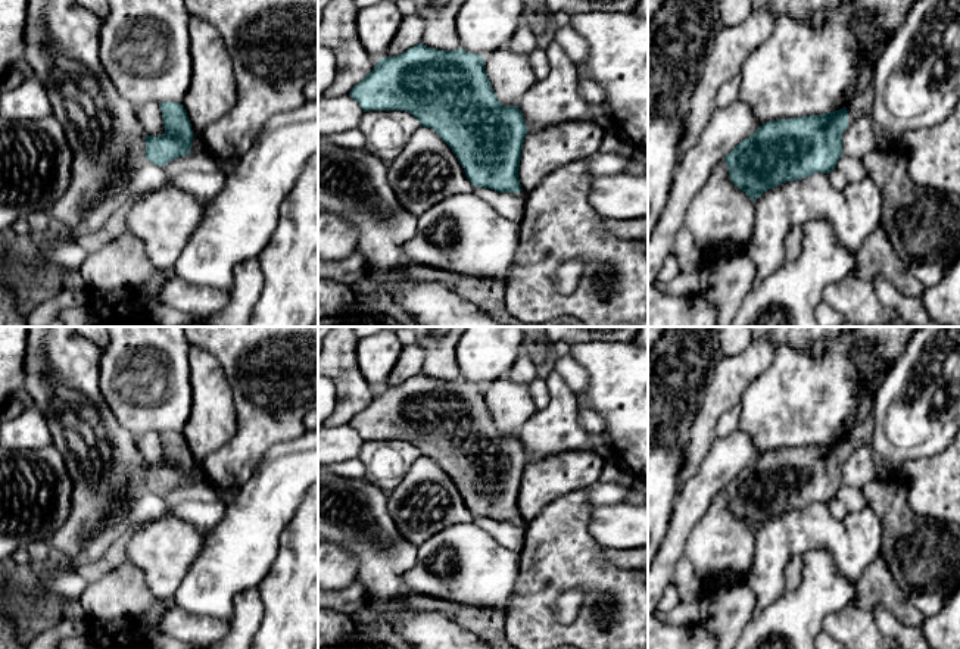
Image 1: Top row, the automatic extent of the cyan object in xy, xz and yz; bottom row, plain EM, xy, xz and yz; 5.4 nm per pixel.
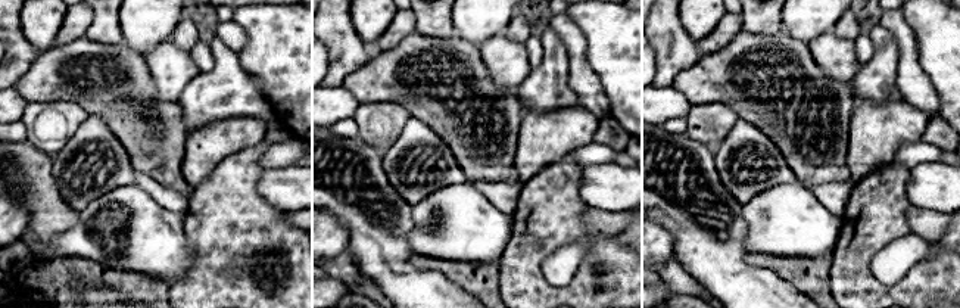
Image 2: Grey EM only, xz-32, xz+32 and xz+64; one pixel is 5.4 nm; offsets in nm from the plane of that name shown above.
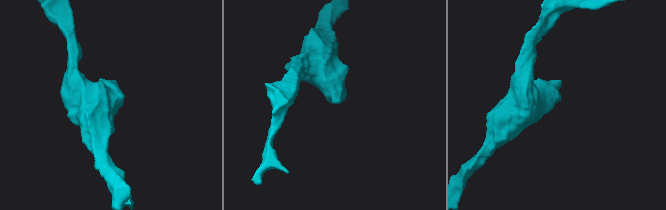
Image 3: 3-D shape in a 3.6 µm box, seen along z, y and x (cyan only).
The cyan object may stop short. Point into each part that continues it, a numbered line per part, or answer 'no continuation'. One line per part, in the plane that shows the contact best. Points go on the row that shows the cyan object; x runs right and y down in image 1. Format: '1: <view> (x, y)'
1: yz (862, 105)

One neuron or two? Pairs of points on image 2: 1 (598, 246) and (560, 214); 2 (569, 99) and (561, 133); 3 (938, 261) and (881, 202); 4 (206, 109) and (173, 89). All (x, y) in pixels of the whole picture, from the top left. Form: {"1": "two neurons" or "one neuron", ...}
{"1": "one neuron", "2": "two neurons", "3": "one neuron", "4": "two neurons"}

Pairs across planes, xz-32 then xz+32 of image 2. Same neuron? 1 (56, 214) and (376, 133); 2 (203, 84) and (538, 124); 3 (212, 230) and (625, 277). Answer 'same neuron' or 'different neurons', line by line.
1: different neurons
2: different neurons
3: same neuron

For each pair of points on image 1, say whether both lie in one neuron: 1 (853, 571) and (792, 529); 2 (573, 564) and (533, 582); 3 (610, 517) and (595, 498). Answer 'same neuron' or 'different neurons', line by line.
1: same neuron
2: same neuron
3: different neurons

